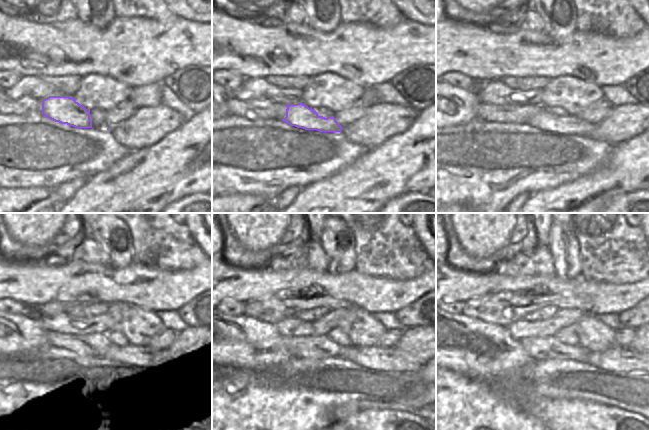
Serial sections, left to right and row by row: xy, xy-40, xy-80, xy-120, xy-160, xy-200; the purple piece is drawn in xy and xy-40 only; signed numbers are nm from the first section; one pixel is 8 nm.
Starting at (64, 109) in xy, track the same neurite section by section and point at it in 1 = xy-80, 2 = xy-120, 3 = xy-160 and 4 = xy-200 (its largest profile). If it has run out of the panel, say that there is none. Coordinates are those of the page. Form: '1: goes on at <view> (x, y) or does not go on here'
1: goes on at xy-80 (571, 125)
2: goes on at xy-120 (145, 356)
3: goes on at xy-160 (393, 359)
4: goes on at xy-200 (617, 359)

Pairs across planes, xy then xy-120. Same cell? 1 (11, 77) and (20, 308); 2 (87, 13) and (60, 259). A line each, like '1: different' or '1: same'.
1: same
2: different

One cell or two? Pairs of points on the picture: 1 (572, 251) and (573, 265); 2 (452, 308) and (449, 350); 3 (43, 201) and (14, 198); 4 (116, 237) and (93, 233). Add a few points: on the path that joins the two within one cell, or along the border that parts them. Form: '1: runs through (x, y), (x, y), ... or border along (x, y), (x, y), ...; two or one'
1: runs through (572, 254), (572, 262); one
2: border along (446, 311), (461, 314); two
3: runs through (38, 198), (22, 198); one
4: runs through (110, 233), (99, 233); one

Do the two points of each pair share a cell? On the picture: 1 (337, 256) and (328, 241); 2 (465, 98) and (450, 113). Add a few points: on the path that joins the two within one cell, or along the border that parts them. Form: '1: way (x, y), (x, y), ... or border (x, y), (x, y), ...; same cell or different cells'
1: way (337, 252), (332, 245); same cell
2: way (461, 102), (454, 109); same cell

